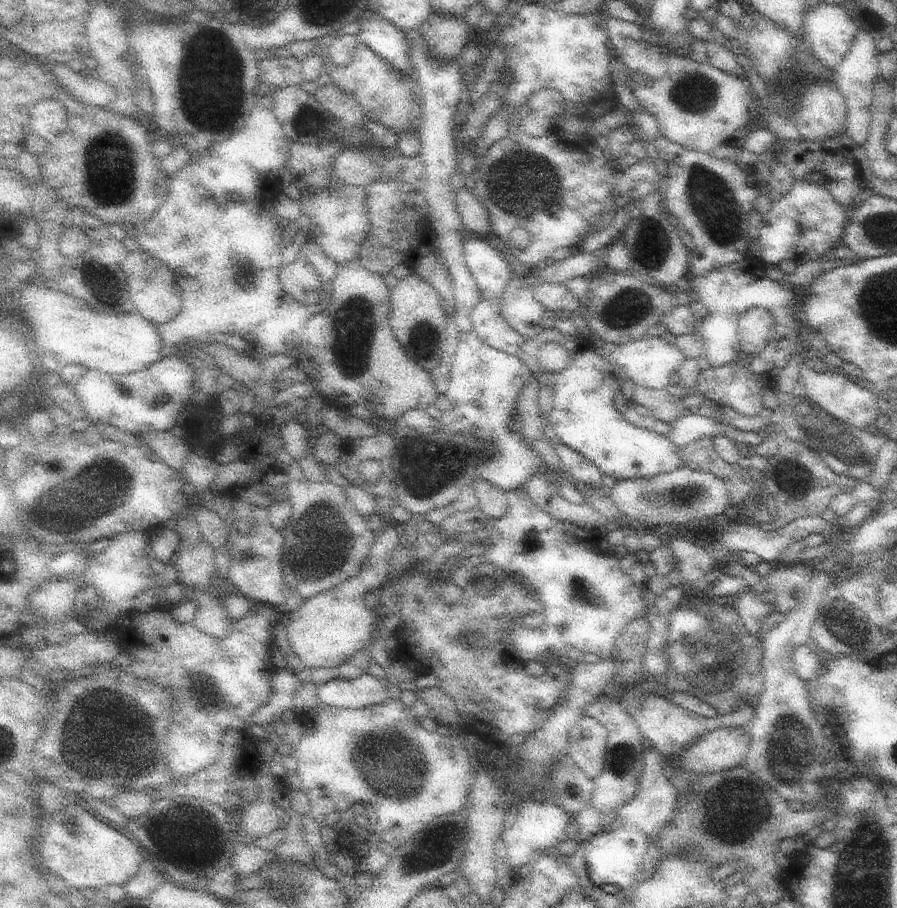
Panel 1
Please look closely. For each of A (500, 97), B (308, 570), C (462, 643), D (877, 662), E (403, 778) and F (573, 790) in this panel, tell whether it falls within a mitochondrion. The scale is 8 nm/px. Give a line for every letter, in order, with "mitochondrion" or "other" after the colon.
A: other
B: mitochondrion
C: mitochondrion
D: other
E: mitochondrion
F: mitochondrion

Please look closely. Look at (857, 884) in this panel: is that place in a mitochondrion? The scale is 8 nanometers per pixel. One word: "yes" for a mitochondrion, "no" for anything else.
yes

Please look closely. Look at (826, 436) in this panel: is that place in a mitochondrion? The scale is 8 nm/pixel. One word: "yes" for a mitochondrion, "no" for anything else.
yes

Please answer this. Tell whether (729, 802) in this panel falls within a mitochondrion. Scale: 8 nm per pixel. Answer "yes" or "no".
yes

